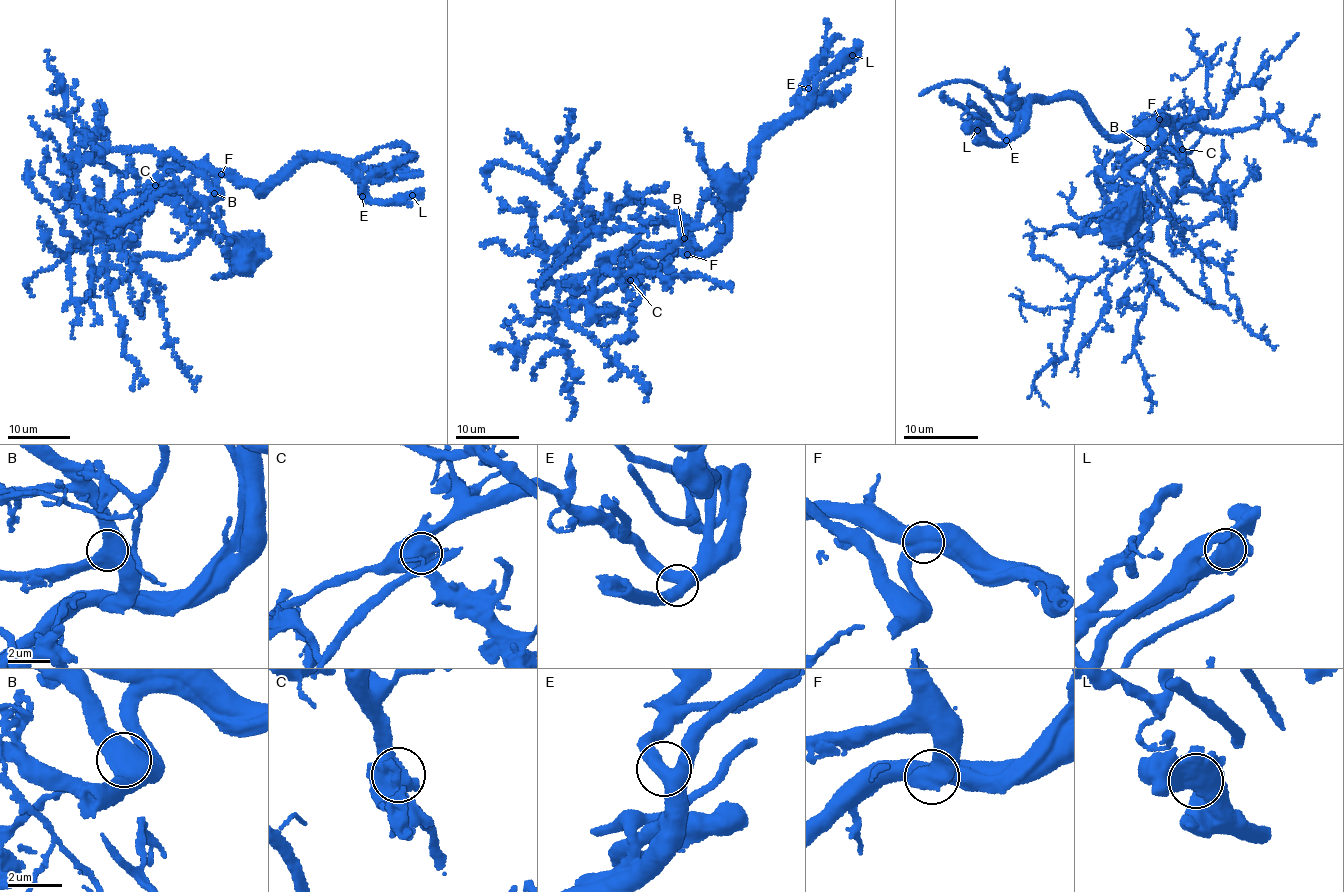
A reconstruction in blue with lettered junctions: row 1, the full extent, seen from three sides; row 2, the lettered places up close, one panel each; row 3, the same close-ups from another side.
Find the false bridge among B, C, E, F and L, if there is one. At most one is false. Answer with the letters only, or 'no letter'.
F

